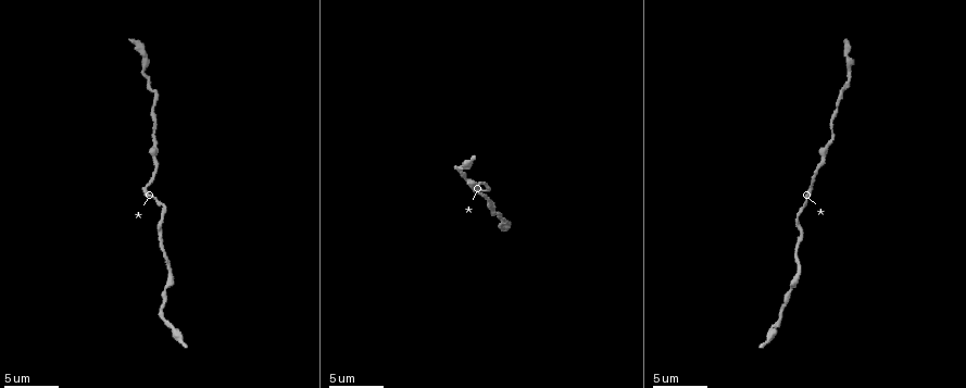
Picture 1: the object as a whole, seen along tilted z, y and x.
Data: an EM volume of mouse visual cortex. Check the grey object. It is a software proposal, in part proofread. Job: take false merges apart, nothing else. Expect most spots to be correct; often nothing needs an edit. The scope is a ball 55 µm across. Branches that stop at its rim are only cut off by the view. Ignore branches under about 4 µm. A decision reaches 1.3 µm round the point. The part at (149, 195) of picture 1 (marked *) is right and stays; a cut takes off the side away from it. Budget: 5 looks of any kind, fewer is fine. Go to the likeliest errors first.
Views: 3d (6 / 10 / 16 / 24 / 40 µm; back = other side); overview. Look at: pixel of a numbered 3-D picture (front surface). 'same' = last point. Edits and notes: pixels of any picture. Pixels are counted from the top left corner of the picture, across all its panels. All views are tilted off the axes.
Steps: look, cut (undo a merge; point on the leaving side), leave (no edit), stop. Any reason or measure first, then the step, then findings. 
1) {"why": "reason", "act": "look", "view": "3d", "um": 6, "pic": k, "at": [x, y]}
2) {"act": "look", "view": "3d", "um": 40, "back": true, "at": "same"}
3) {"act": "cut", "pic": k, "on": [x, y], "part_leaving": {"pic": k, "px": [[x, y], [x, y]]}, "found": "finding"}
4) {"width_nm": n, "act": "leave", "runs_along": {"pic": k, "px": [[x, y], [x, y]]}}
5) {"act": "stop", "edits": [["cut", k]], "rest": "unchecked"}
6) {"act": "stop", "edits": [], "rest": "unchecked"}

{"why": "sudden change in width", "act": "look", "view": "3d", "um": 10, "pic": 1, "at": [848, 68]}

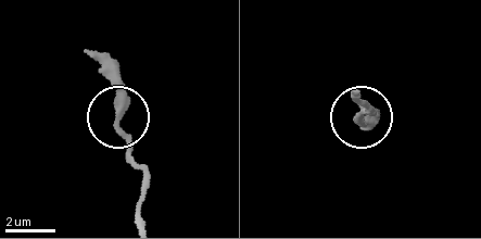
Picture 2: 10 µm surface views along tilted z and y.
{"why": "zoom in", "act": "look", "view": "3d", "um": 6, "pic": 2, "at": [121, 115]}

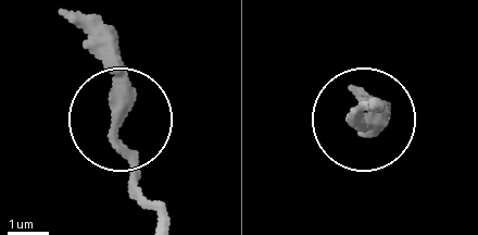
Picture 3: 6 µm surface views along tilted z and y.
{"act": "leave", "runs_along": {"pic": 3, "px": [[156, 215], [117, 122], [104, 22]]}, "found": "one cell here"}

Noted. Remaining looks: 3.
{"why": "thick turns thin", "act": "look", "view": "3d", "um": 6, "pic": 1, "at": [488, 184]}

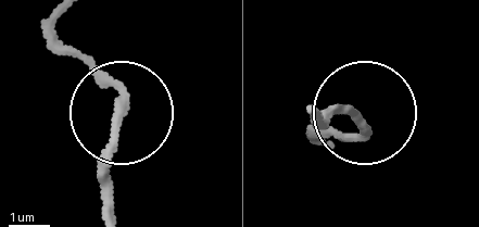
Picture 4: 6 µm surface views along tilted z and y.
{"act": "look", "view": "3d", "um": 6, "back": true, "pic": 4, "at": [357, 119]}

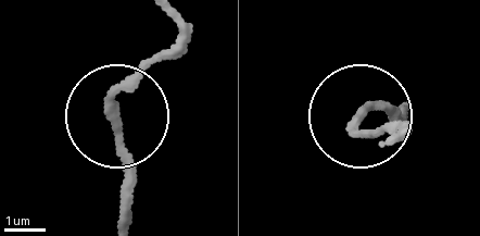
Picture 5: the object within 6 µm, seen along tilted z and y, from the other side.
{"act": "leave", "runs_along": {"pic": 5, "px": [[163, 57], [121, 106], [121, 220]]}, "found": "continuous, no second cell"}

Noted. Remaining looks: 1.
{"why": "calibre changes", "act": "look", "view": "3d", "um": 6, "pic": 1, "at": [153, 143]}

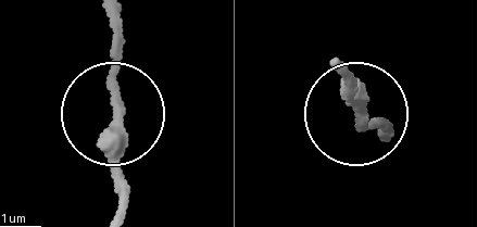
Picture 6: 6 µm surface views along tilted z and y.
{"act": "leave", "runs_along": {"pic": 6, "px": [[118, 215], [118, 11]]}, "found": "one cell here"}

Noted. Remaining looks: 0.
{"act": "stop", "edits": [], "rest": "unchecked"}

